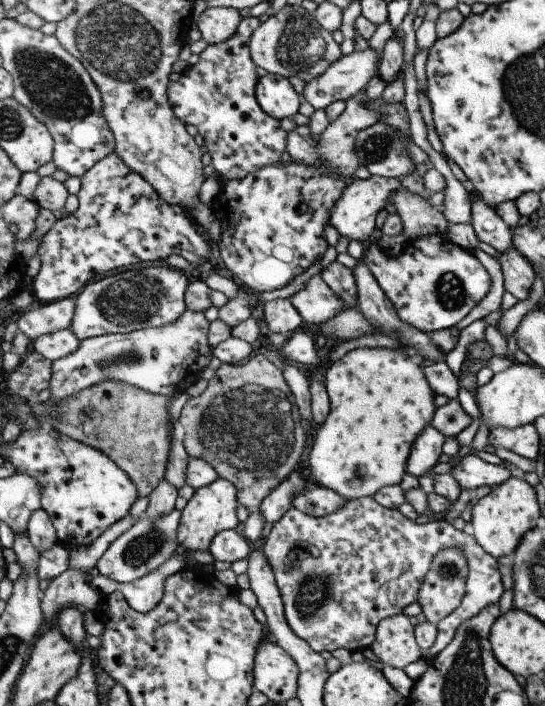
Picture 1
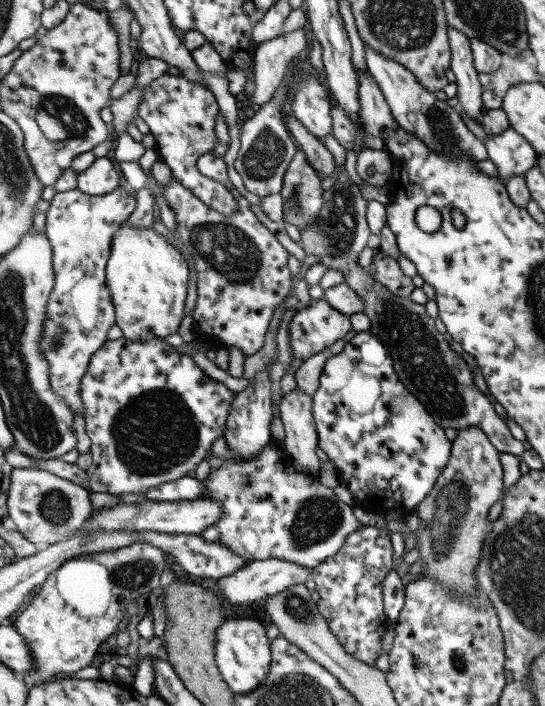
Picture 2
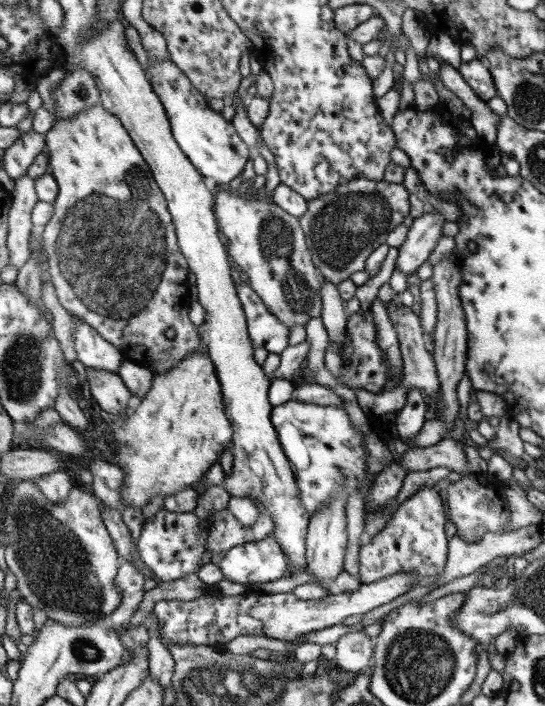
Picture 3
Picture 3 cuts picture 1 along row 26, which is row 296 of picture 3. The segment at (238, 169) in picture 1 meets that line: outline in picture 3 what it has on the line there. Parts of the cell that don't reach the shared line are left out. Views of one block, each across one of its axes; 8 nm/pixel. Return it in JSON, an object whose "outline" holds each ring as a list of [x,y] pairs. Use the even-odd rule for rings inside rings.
{"outline":[[[240,281],[236,282],[236,287],[248,318],[248,331],[254,346],[265,348],[269,353],[281,354],[289,346],[289,327],[267,310],[267,305],[251,284]]]}

